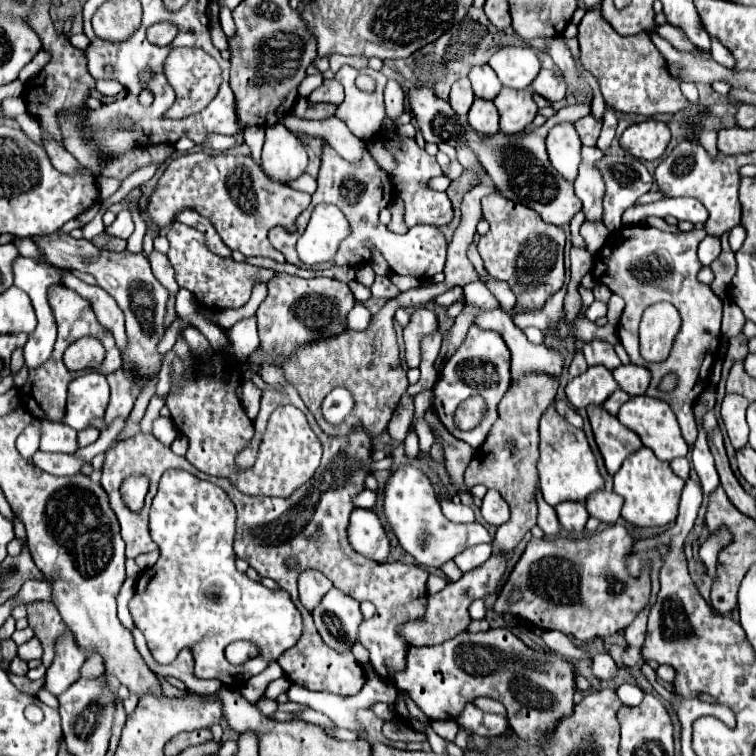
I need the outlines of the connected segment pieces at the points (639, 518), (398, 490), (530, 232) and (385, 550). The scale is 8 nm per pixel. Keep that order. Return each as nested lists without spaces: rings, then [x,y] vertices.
[[[648,447],[632,453],[614,475],[614,493],[624,499],[622,517],[636,527],[664,527],[678,515],[678,501],[684,481],[674,475],[668,463],[662,463]]]
[[[400,465],[392,471],[384,493],[384,513],[404,551],[408,551],[420,565],[426,567],[440,567],[468,547],[492,543],[490,533],[478,521],[470,525],[458,525],[448,521],[440,511],[440,503],[430,479],[414,465]]]
[[[488,195],[482,199],[482,213],[490,231],[480,237],[478,251],[486,273],[496,281],[506,281],[516,295],[516,313],[532,313],[564,285],[564,231],[548,225],[538,213],[526,205],[514,203],[502,195]]]
[[[354,509],[354,513],[350,515],[348,539],[360,555],[376,563],[384,563],[390,555],[390,541],[386,529],[380,523],[378,515],[370,509]]]

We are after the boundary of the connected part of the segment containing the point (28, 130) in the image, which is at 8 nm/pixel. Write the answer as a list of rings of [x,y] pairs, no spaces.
[[[28,113],[26,115],[18,115],[18,117],[14,117],[16,119],[16,123],[20,125],[20,129],[32,139],[32,141],[36,141],[38,145],[42,145],[42,137],[40,137],[40,125],[38,125],[38,121],[34,119],[34,117],[30,117]]]

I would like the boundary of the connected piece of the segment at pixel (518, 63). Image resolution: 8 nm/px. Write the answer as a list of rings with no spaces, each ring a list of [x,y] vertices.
[[[504,47],[504,49],[496,51],[490,57],[488,63],[496,71],[500,83],[504,87],[512,87],[512,89],[526,89],[526,87],[530,87],[532,81],[536,79],[536,75],[540,73],[540,61],[538,61],[534,49],[530,49],[530,47]]]

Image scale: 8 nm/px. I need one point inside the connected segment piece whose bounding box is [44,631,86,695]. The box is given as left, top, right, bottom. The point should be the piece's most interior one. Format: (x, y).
(65, 669)

